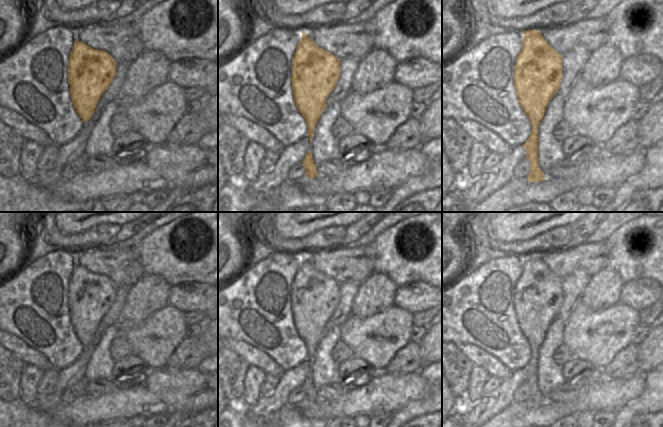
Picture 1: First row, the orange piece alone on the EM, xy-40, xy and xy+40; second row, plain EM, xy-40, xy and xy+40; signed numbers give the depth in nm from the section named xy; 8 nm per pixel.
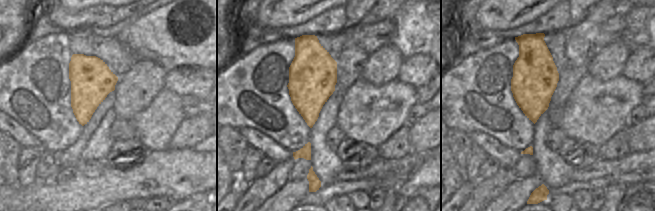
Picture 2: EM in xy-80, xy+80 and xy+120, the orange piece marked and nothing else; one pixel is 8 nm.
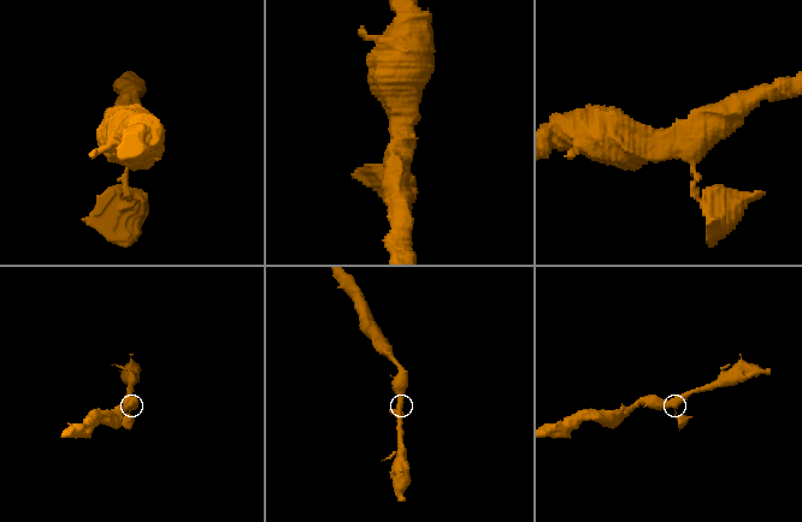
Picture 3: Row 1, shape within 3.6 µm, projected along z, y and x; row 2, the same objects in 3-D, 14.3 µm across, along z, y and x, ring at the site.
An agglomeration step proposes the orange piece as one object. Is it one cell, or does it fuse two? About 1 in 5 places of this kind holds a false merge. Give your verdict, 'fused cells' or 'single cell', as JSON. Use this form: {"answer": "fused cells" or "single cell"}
{"answer": "single cell"}

